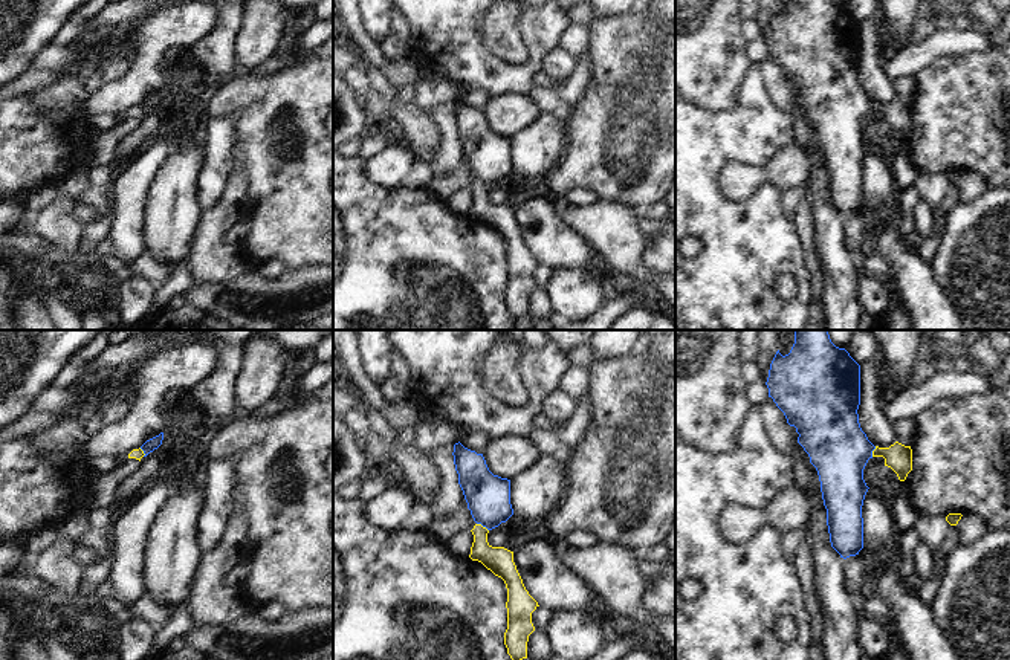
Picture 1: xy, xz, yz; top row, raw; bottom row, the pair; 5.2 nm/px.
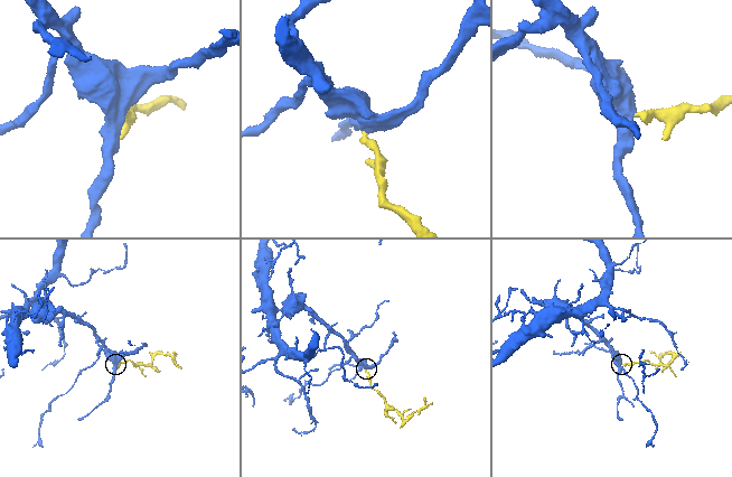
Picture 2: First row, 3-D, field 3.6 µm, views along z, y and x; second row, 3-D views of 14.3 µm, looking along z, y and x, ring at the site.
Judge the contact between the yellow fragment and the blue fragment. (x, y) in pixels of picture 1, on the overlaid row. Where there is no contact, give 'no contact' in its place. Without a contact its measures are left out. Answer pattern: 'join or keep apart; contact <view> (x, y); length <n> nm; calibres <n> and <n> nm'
keep apart; contact xz (482, 526); length 80 nm; calibres 140 and 240 nm

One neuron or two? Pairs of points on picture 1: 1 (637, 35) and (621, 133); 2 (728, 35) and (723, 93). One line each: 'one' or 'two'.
1: one
2: one

